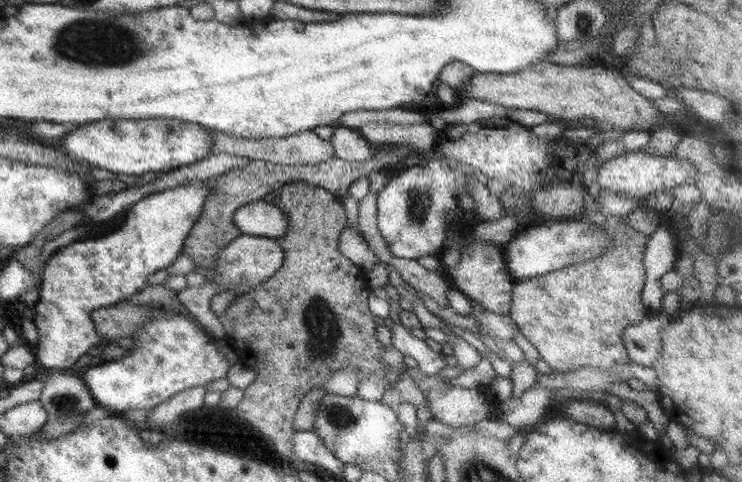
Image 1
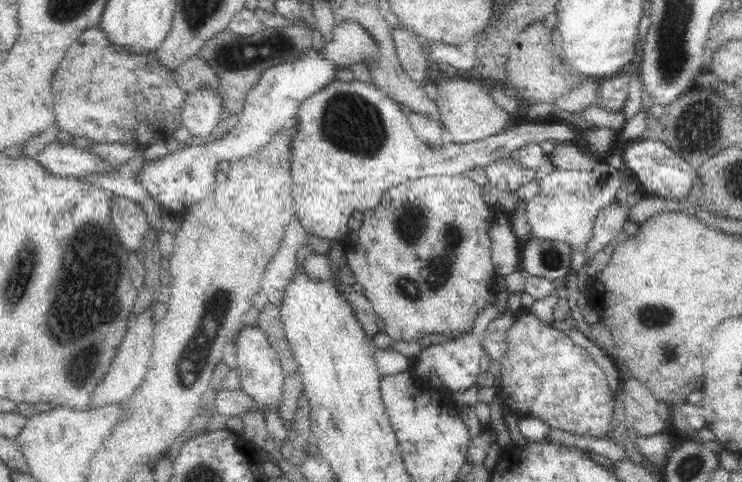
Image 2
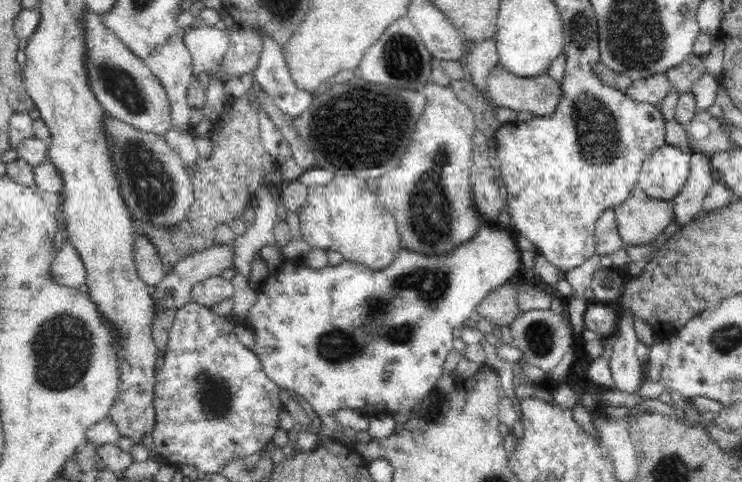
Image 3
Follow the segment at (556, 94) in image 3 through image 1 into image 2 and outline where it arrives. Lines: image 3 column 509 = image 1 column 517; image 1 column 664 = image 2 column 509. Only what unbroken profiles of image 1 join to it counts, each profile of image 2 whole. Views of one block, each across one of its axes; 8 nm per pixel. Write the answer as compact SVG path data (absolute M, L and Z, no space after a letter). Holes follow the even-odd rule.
M449 79L436 85L437 96L435 106L439 112L441 126L450 132L452 141L456 144L466 144L484 140L495 134L500 134L510 127L512 115L494 103L484 85L472 84L466 80Z

